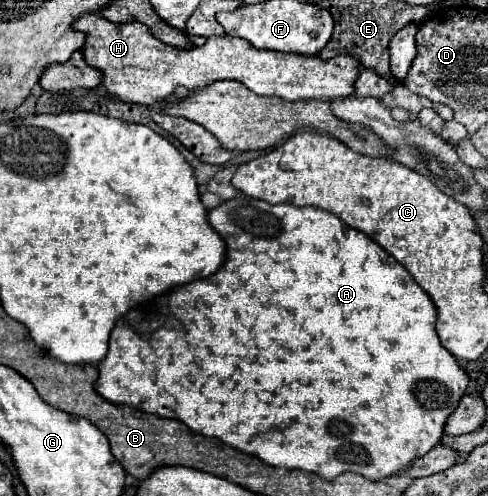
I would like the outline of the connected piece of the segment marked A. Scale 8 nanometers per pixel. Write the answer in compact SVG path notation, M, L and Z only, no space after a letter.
M236 196L228 202L222 202L218 208L212 208L208 212L208 220L210 224L214 226L214 230L226 240L226 246L228 246L228 258L224 262L224 266L208 276L208 278L202 278L202 280L196 280L196 282L190 282L186 286L180 286L176 290L172 290L168 296L162 296L160 302L158 302L158 314L154 316L148 316L148 314L140 314L140 312L132 312L128 314L128 318L122 318L116 328L112 330L112 336L110 336L110 350L106 354L106 358L98 364L98 370L100 370L100 378L96 380L94 388L96 392L106 398L108 402L112 404L126 404L126 406L132 406L136 410L144 410L144 412L150 412L150 414L156 414L160 418L176 418L180 422L184 422L190 430L194 430L196 434L204 434L204 436L212 436L212 438L220 438L222 442L226 442L228 446L234 446L238 450L244 450L246 454L252 454L252 456L258 456L262 462L270 464L270 466L284 466L284 468L298 468L298 470L304 470L304 472L314 472L314 474L320 474L322 478L326 480L334 480L336 476L344 474L344 472L356 472L356 474L362 474L364 478L368 480L386 480L390 476L396 476L400 472L404 472L406 468L412 466L414 460L422 458L426 452L430 452L434 446L440 444L442 436L444 436L444 426L446 426L446 420L448 416L456 410L460 398L464 396L466 388L468 388L468 374L458 366L456 358L452 354L448 354L448 350L444 350L444 346L440 346L440 338L436 334L436 306L434 302L428 298L428 294L416 284L412 282L412 276L406 272L406 268L402 264L398 264L382 246L378 246L370 236L358 232L358 230L352 230L348 228L338 216L332 216L330 212L326 210L316 210L312 206L304 206L304 208L298 208L294 204L268 204L264 200L254 200L250 196Z

